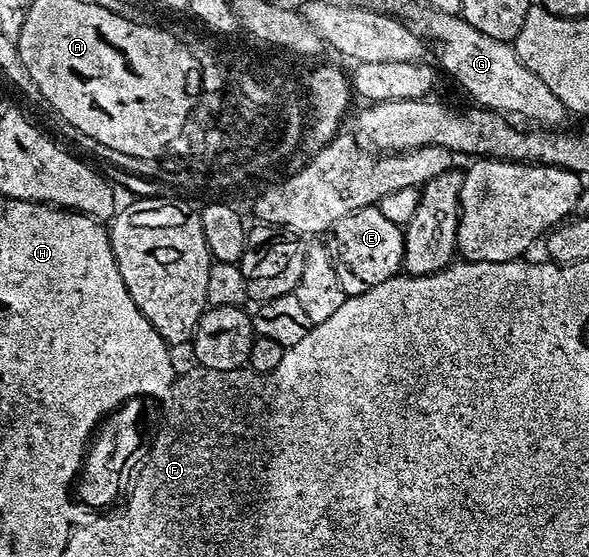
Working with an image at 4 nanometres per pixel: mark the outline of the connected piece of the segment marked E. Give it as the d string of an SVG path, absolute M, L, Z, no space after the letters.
M379 206L364 207L340 219L340 271L338 273L347 296L364 293L382 281L391 279L403 268L403 228L394 223L391 216Z

